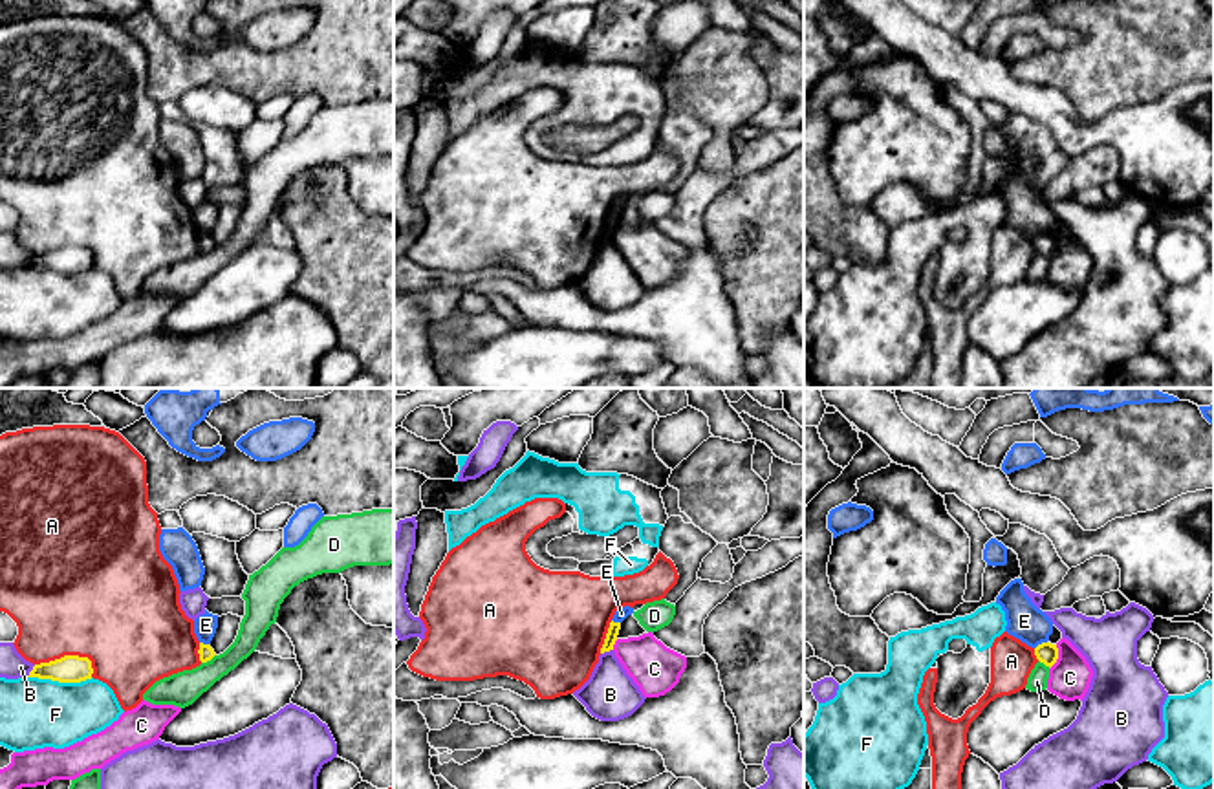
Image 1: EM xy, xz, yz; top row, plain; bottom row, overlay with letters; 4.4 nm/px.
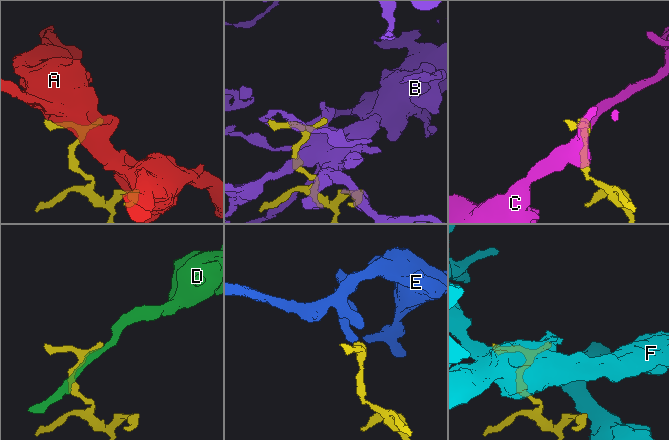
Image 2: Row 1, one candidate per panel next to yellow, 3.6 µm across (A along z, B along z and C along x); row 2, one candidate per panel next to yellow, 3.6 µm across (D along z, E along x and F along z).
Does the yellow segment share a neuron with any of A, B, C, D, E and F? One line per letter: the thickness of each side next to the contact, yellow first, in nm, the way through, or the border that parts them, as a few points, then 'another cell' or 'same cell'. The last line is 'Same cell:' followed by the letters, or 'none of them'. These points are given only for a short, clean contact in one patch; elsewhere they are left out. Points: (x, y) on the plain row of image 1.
A: calibres 130 and 500 nm; another cell
B: calibres 130 and 110 nm; another cell
C: calibres 90 and 180 nm; another cell
D: calibres 70 and 150 nm; another cell
E: calibres 90 and 160 nm; border yz (1046, 231), (1035, 238); another cell
F: calibres 130 and 300 nm; another cell
Same cell: none of them

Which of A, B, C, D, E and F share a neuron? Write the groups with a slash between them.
A / B / C / D / E / F

